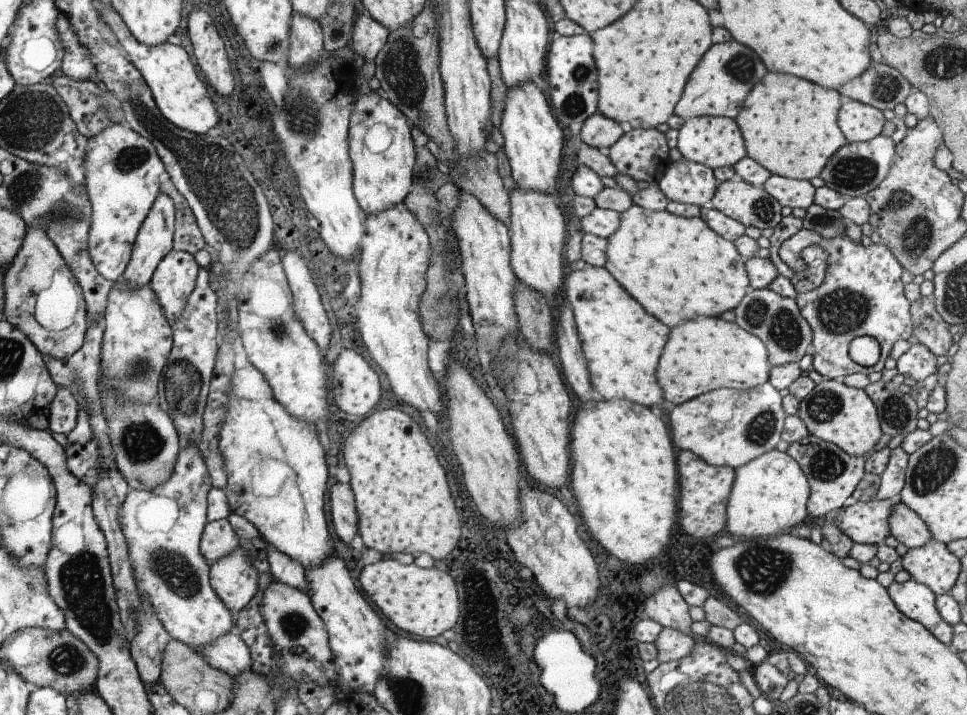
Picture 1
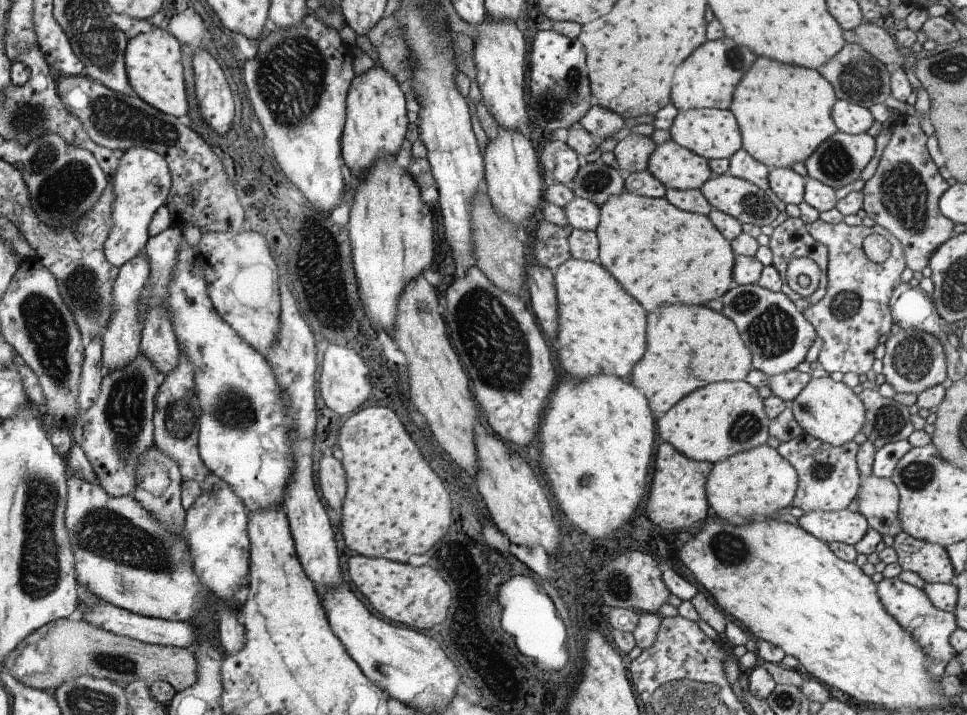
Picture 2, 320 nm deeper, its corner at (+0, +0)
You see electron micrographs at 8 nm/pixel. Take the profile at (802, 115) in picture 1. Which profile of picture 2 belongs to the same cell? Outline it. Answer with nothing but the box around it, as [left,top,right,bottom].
[729,56,839,169]

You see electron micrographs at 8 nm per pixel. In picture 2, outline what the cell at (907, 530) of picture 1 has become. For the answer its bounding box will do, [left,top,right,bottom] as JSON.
[858,472,902,538]

